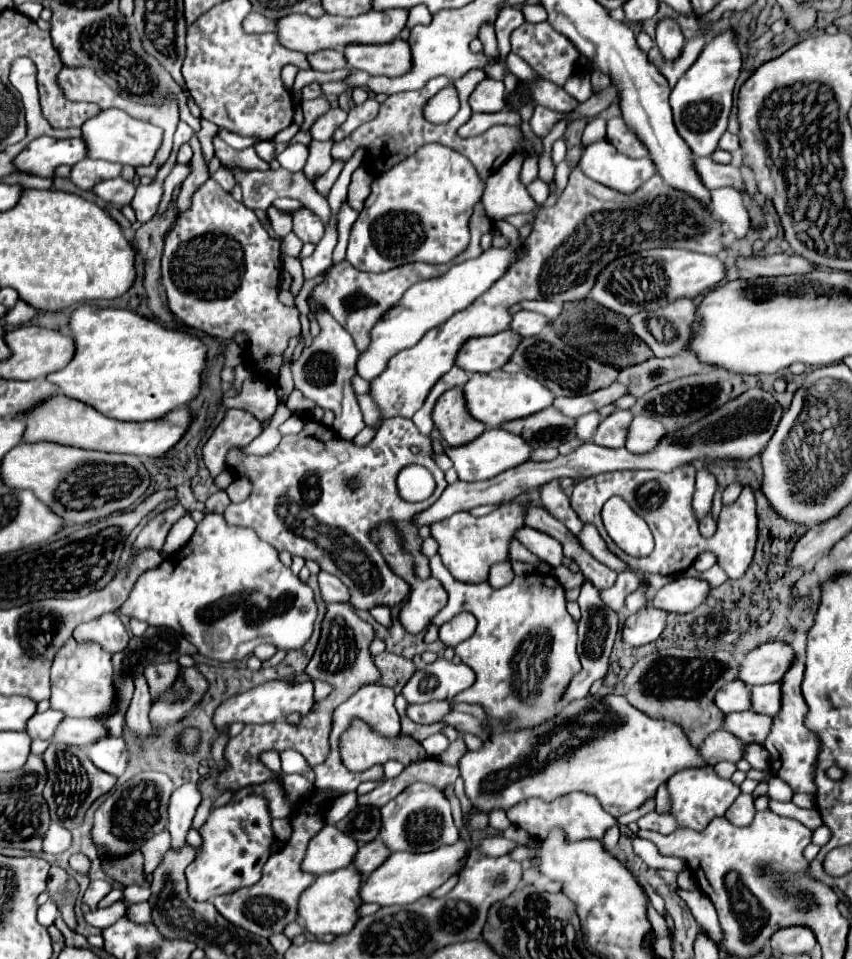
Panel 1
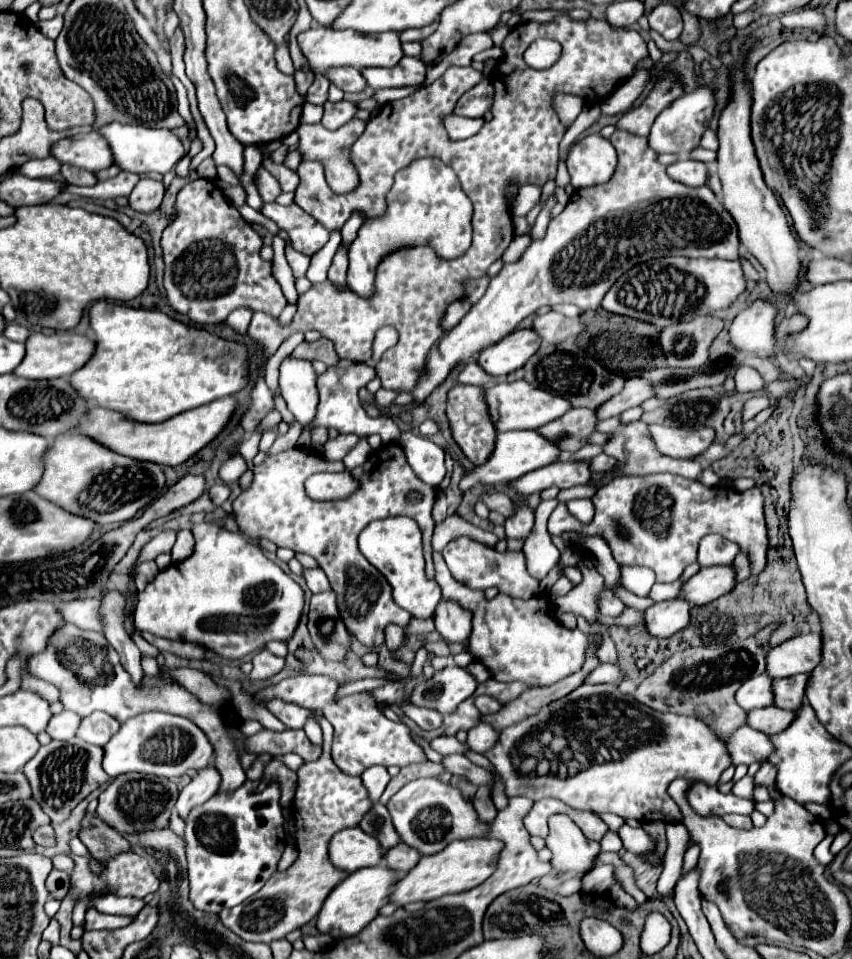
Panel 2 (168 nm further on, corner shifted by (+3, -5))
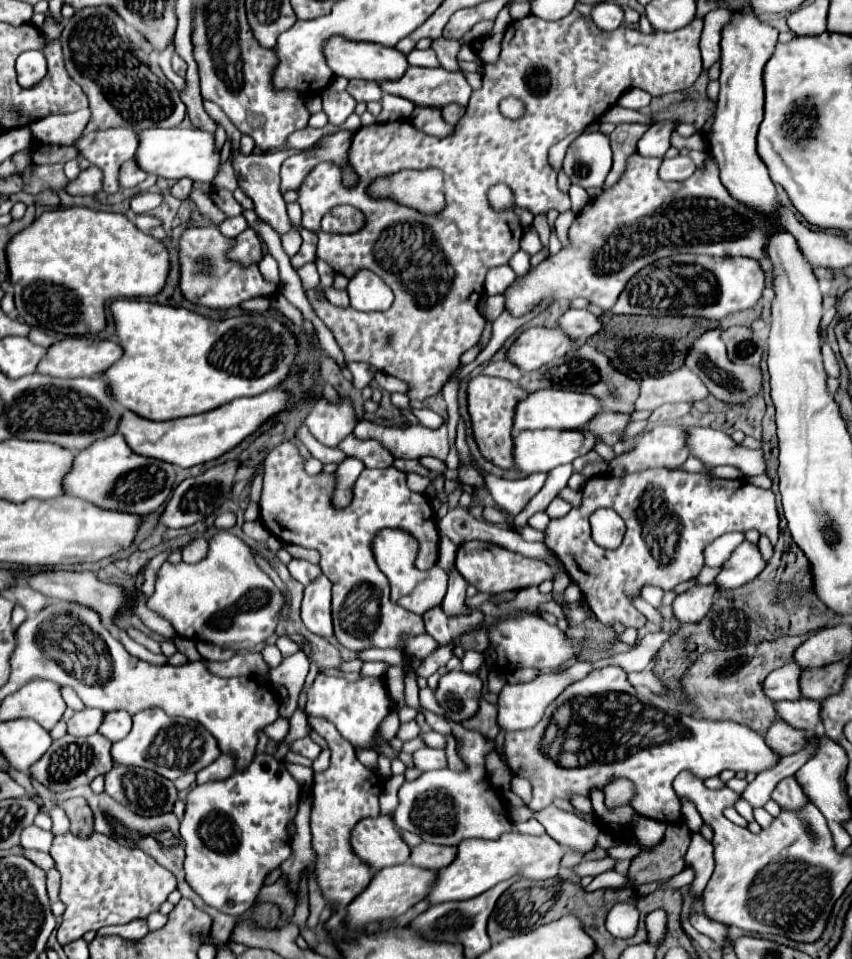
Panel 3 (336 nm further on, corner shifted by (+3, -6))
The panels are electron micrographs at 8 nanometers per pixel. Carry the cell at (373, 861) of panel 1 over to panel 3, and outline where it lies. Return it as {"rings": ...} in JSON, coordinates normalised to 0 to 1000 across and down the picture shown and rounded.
{"rings":[[[495,878],[493,882],[484,884],[481,899],[488,903],[498,903],[505,907],[519,907],[535,895],[535,882],[516,882],[516,880],[502,880]]]}

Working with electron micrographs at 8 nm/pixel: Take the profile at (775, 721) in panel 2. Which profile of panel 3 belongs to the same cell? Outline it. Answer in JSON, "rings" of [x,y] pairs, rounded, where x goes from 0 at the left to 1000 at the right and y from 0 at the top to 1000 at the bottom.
{"rings":[[[939,728],[939,730],[918,730],[911,734],[911,740],[915,749],[923,753],[930,753],[930,757],[939,757],[955,765],[965,753],[962,742],[965,742],[965,732],[953,730],[953,728]]]}

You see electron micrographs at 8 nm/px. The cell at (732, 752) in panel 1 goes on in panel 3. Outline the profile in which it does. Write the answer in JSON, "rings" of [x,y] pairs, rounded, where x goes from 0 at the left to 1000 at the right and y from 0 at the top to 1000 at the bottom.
{"rings":[[[911,751],[906,755],[906,759],[897,765],[897,770],[901,770],[901,774],[906,774],[908,782],[915,782],[915,786],[925,788],[925,786],[932,786],[934,782],[941,782],[946,778],[948,763],[932,759],[920,751]]]}

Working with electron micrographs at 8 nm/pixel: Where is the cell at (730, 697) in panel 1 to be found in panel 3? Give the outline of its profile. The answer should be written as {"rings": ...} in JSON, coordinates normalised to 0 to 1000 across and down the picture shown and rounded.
{"rings":[[[934,690],[908,699],[906,703],[901,703],[901,707],[897,711],[897,722],[901,726],[906,726],[908,730],[941,728],[941,722],[939,722],[939,705],[941,705],[941,701],[944,701],[944,697],[937,694]]]}

